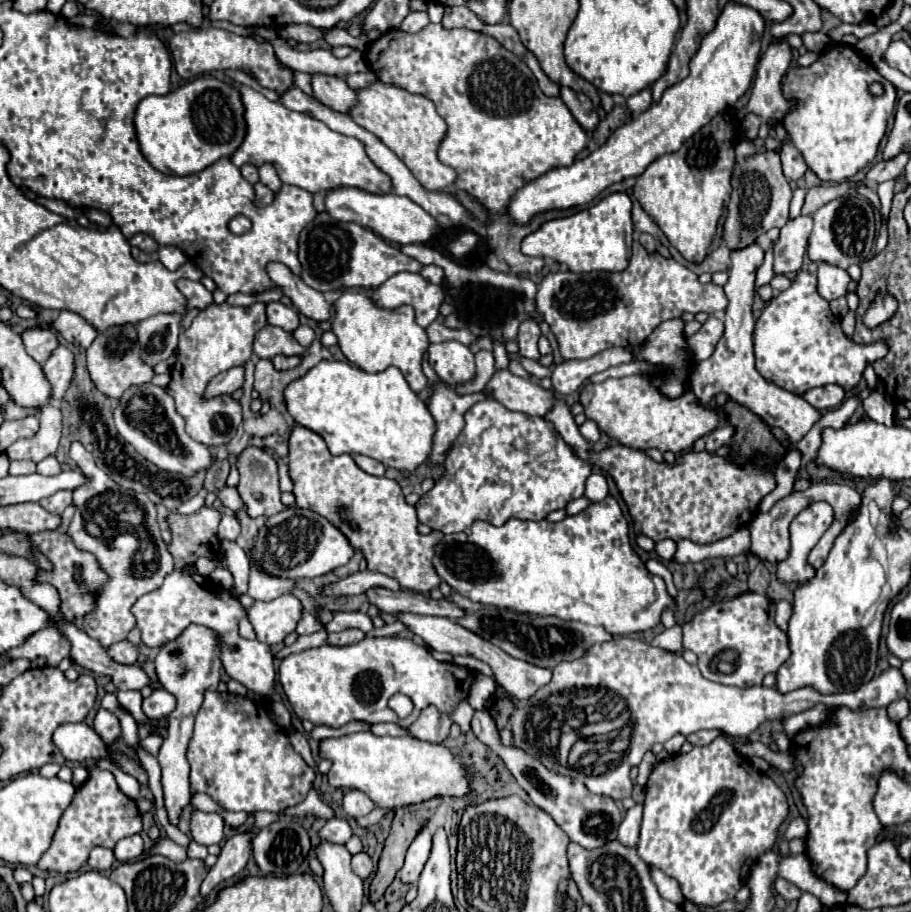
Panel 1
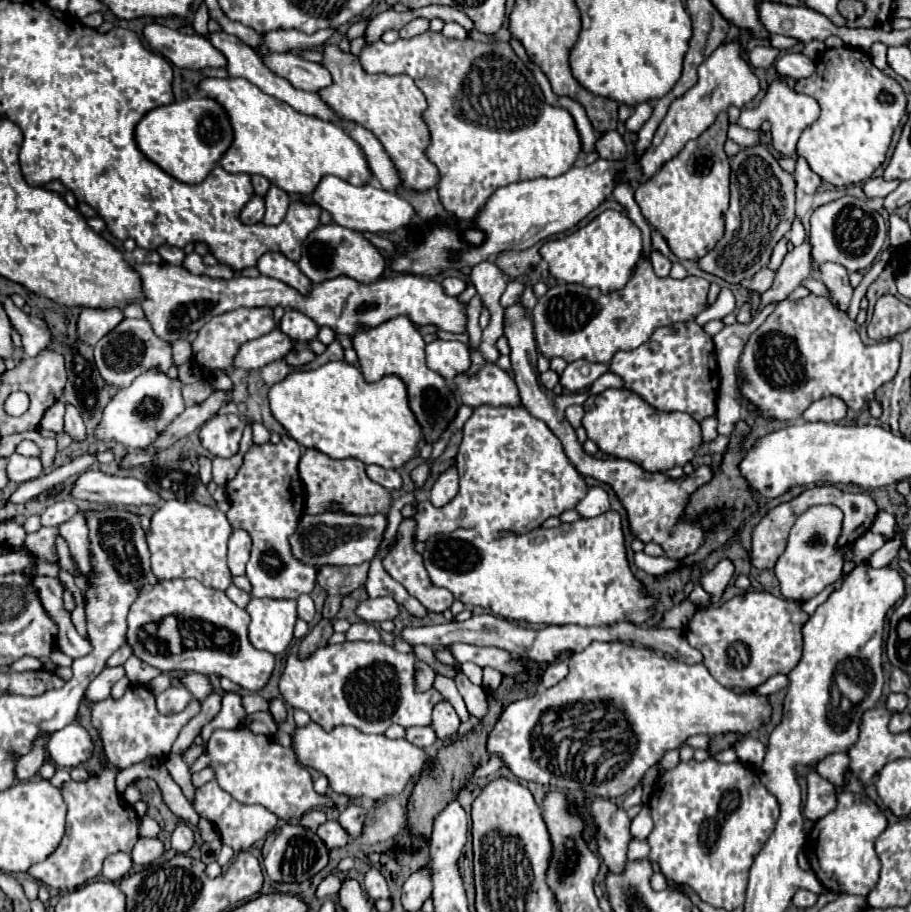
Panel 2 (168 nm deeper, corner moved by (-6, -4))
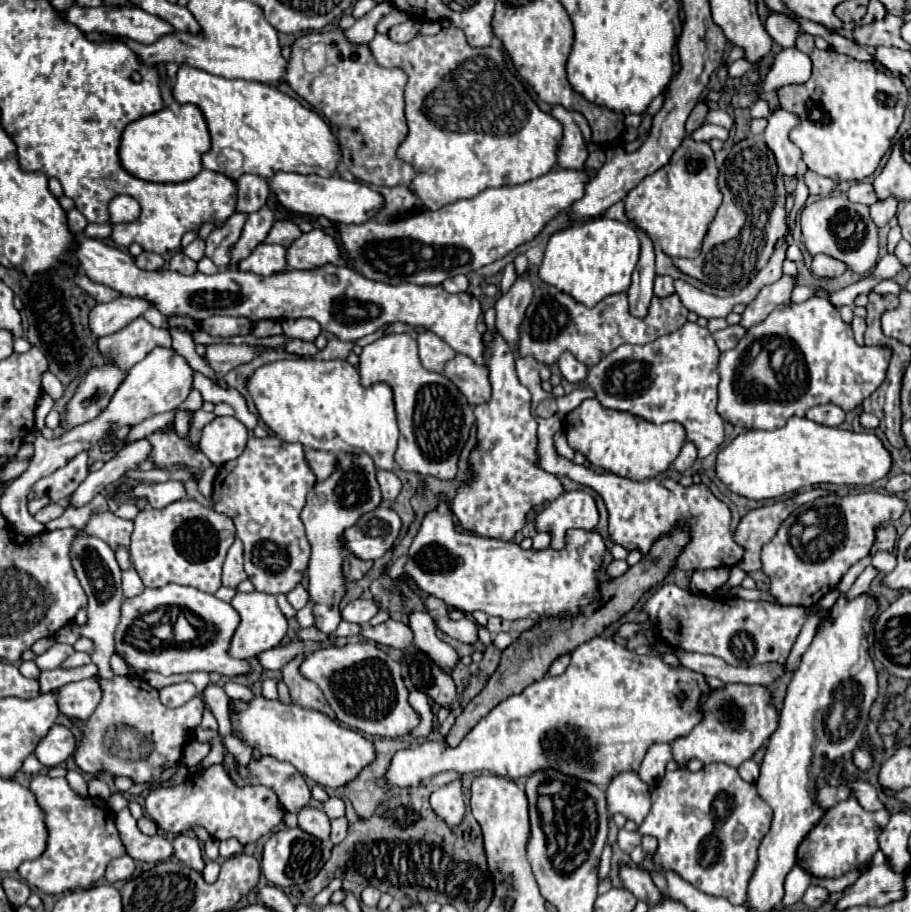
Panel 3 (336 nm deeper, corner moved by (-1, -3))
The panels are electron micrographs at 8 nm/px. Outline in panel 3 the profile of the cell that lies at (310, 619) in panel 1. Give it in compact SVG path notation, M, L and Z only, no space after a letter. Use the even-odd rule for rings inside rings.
M299 584L297 588L293 588L293 592L287 594L287 600L295 610L301 610L309 602L309 592Z

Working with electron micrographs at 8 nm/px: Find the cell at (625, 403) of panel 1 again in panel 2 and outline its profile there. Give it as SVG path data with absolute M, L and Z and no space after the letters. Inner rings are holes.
M608 389L588 397L582 427L586 429L588 439L592 439L604 455L634 461L650 473L686 465L702 445L700 425L688 413L658 411L626 389Z

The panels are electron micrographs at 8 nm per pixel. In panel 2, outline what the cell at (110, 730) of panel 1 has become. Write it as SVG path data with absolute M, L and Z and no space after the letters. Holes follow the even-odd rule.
M106 767L96 777L90 777L84 783L68 781L60 787L60 793L68 805L66 813L66 835L60 841L58 849L28 869L28 875L42 881L52 889L76 889L86 881L94 879L102 871L102 863L108 855L124 851L130 853L138 841L138 817L130 803L124 803L114 787L118 769Z

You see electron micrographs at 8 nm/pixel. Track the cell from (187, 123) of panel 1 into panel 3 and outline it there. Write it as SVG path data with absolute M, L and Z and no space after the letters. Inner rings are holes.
M183 104L177 114L163 108L131 122L121 138L121 164L127 172L149 182L185 182L201 170L201 156L209 152L211 136L203 112L195 104Z

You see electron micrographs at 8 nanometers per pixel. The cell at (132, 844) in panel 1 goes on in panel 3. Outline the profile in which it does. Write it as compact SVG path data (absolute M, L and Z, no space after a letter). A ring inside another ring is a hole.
M129 808L117 812L117 830L127 848L127 854L137 862L156 864L173 856L171 842L165 836L161 836L161 834L145 836L139 832L137 822L131 816Z

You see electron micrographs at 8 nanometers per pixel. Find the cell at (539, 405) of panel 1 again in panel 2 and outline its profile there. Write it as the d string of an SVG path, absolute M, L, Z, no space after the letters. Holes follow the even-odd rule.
M484 361L480 371L474 375L458 373L458 377L454 377L454 385L460 401L472 409L480 405L520 405L518 387L512 375L488 361Z

